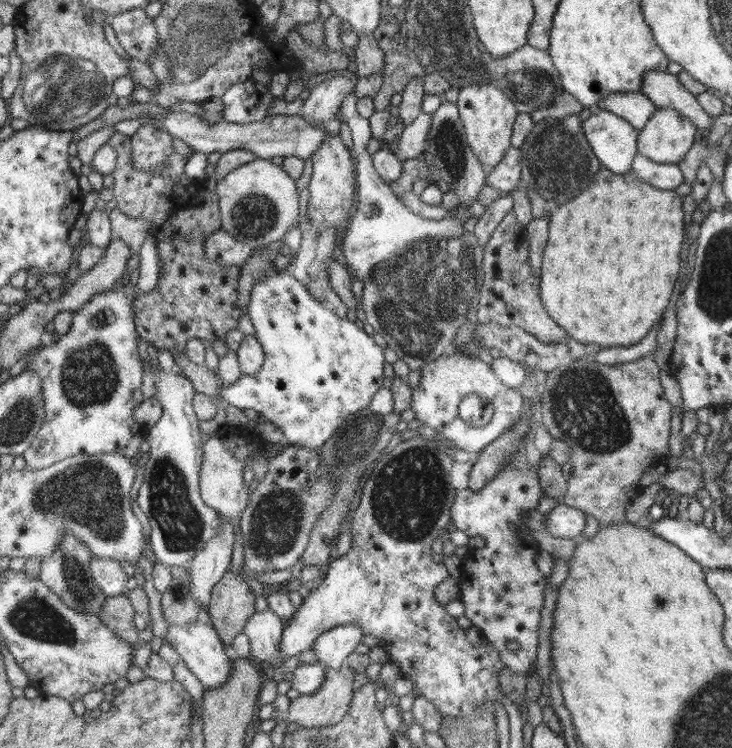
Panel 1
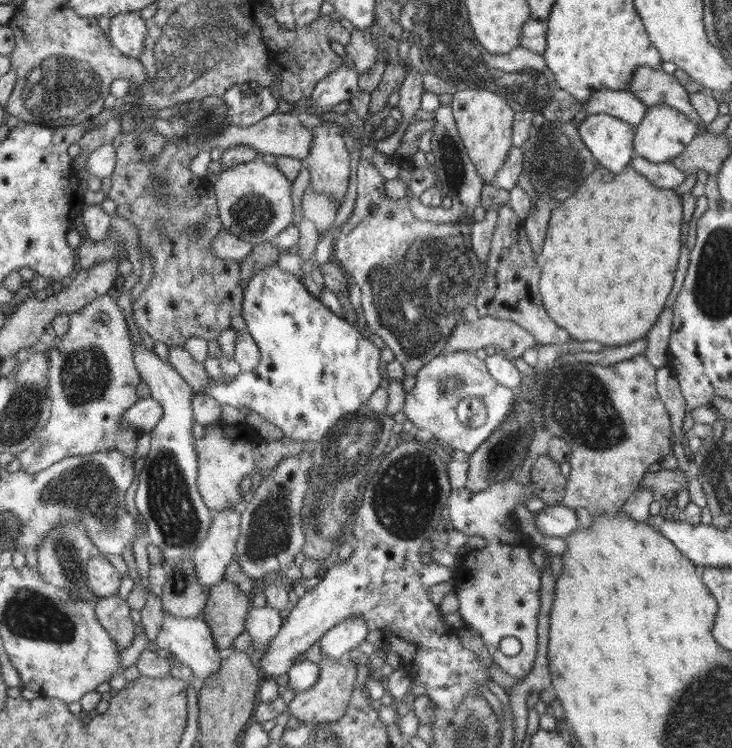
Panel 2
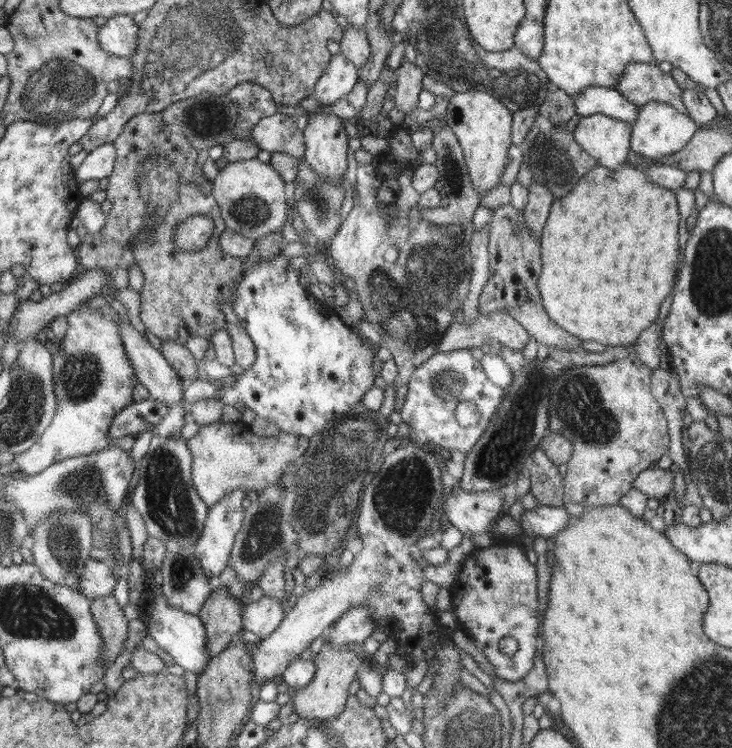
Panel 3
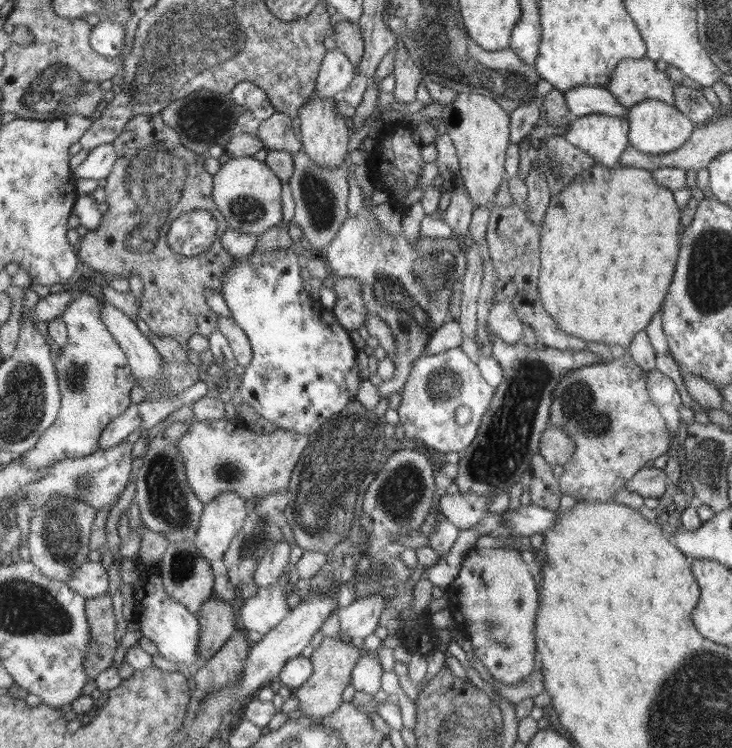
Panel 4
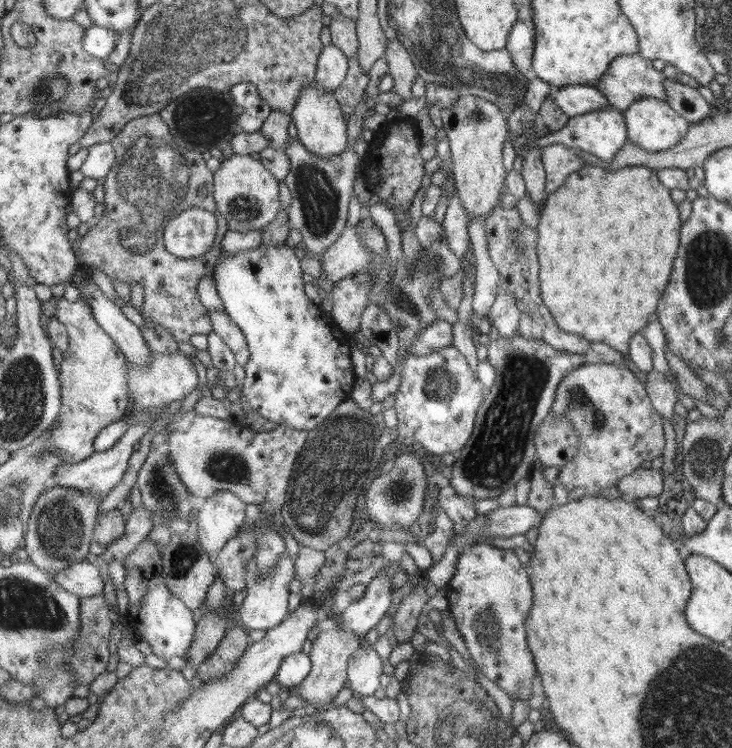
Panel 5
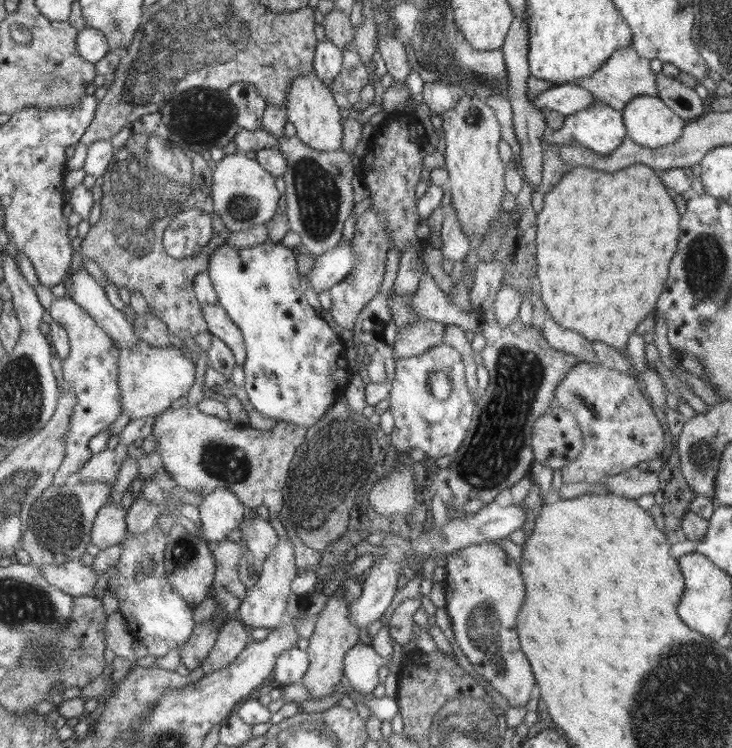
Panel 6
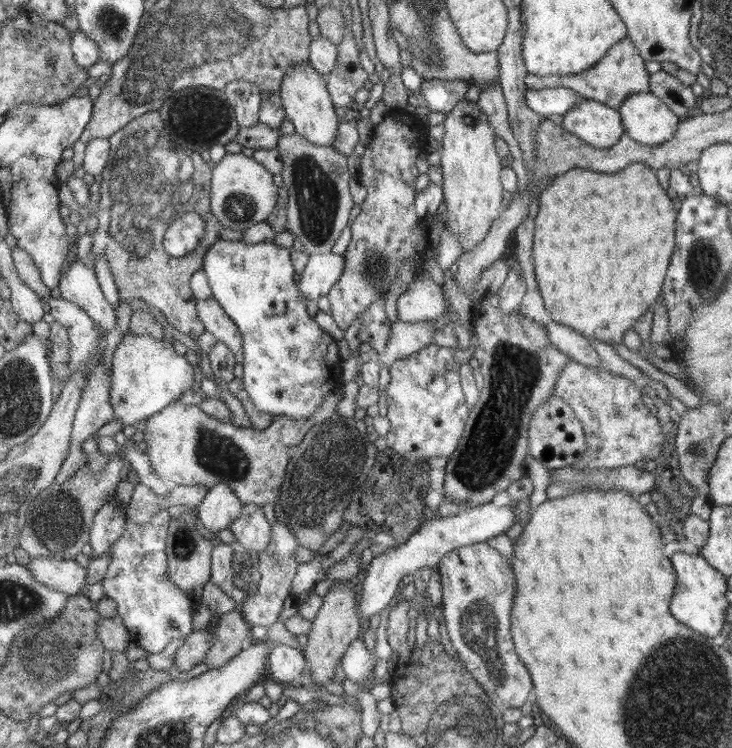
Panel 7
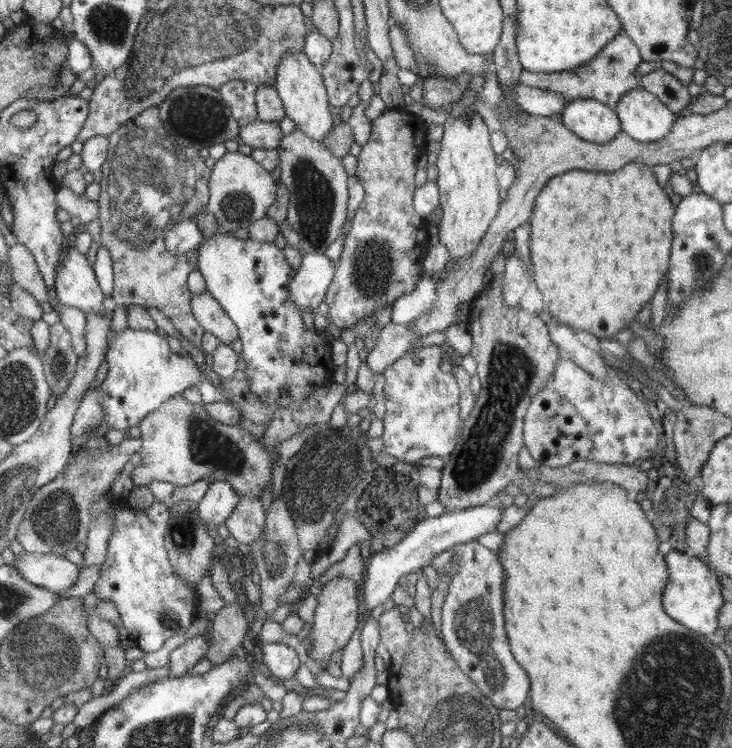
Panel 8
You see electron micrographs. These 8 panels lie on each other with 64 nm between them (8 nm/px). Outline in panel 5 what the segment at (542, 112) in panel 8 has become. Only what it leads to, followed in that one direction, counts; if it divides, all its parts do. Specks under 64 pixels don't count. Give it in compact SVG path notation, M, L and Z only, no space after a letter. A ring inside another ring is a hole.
M590 85L555 88L549 96L553 96L554 103L571 117L594 112L594 110L610 110L612 108L608 98L600 90Z

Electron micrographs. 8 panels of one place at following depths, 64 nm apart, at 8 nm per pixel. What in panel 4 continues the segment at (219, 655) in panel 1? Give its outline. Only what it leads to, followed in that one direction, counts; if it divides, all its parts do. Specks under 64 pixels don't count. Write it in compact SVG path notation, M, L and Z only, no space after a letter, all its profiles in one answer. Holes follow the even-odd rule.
M137 557L132 562L127 562L127 575L132 574L136 585L132 586L134 596L134 615L132 620L137 621L143 636L154 642L159 654L166 660L177 664L197 664L198 642L200 642L200 625L197 614L190 612L186 606L172 600L164 590L163 581L159 576L158 566L144 564L142 558Z

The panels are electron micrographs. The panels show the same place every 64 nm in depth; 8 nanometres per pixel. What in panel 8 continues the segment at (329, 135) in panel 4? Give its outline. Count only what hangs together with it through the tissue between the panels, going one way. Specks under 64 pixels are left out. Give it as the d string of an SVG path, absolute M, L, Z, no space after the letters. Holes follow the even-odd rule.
M288 52L280 60L276 68L274 88L284 105L285 116L288 116L306 136L310 136L316 142L324 142L324 138L332 132L332 127L338 121L337 113L330 113L327 88L322 73L310 62L305 52Z

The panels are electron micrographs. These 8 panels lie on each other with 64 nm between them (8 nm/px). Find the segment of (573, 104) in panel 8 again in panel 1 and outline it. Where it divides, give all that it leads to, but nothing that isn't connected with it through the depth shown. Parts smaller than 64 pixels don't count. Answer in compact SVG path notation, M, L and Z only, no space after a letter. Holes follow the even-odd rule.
M604 109L595 110L581 124L592 152L602 166L616 174L631 170L638 154L638 134L627 120Z

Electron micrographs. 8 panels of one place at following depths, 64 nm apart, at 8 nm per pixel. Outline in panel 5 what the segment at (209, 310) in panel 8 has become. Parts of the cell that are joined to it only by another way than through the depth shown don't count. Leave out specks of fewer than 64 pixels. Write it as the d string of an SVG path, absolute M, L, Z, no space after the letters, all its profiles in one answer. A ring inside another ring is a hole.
M209 311L213 332L216 332L235 355L237 364L244 367L249 360L249 347L240 328L225 314L225 311Z

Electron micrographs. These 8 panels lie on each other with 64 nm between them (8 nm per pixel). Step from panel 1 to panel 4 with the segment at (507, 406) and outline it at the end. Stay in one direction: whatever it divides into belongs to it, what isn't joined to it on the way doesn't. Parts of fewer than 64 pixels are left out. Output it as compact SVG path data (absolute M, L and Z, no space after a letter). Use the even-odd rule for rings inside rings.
M452 348L445 352L432 356L422 356L412 366L410 376L406 380L402 388L402 400L397 410L400 419L400 425L404 427L406 436L404 439L418 442L422 449L435 448L440 452L463 452L470 446L472 440L476 439L478 430L482 425L482 416L486 414L486 410L492 404L496 387L488 384L488 381L482 377L478 364L472 360L461 350L461 348ZM460 407L468 407L472 411L471 422L468 425L460 425L456 423L456 409Z

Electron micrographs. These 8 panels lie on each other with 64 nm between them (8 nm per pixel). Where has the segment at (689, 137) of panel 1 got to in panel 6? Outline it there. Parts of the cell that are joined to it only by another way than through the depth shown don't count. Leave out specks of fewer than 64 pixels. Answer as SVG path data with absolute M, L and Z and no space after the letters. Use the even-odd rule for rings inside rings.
M660 97L632 98L622 110L627 136L646 148L662 148L682 136L686 121L678 116Z

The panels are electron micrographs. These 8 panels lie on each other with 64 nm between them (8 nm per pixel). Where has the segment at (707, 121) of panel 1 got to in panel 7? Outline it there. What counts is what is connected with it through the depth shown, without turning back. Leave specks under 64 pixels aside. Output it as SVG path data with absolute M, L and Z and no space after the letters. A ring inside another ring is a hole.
M626 36L626 38L622 38L622 42L612 44L612 48L608 48L604 58L600 59L600 62L596 62L596 66L592 66L586 72L570 76L536 76L528 73L524 82L528 89L536 91L542 91L544 88L570 88L586 99L597 100L618 110L622 106L622 102L632 94L651 93L650 73L646 71L644 62L638 48Z

